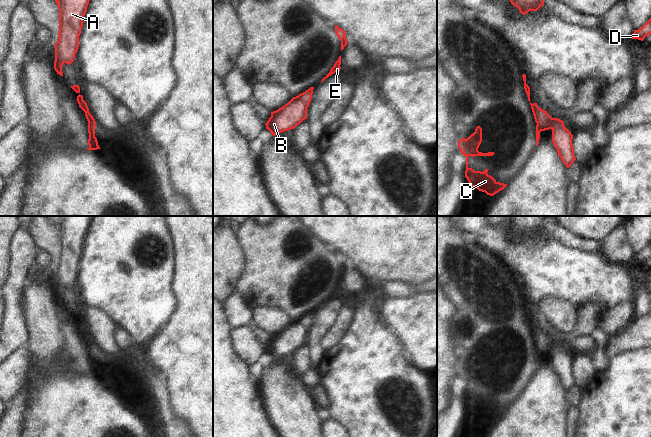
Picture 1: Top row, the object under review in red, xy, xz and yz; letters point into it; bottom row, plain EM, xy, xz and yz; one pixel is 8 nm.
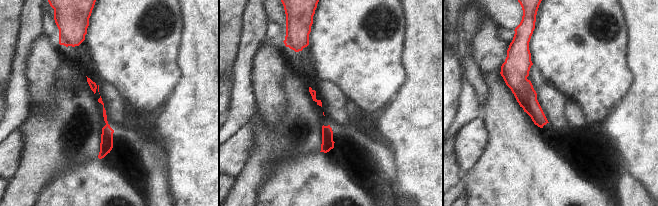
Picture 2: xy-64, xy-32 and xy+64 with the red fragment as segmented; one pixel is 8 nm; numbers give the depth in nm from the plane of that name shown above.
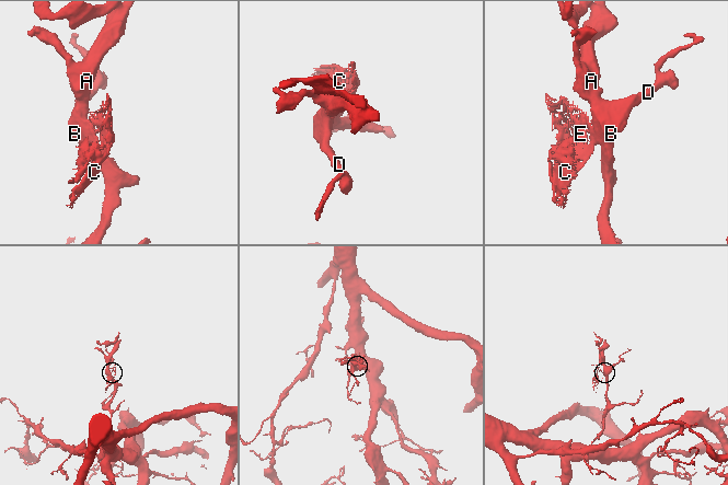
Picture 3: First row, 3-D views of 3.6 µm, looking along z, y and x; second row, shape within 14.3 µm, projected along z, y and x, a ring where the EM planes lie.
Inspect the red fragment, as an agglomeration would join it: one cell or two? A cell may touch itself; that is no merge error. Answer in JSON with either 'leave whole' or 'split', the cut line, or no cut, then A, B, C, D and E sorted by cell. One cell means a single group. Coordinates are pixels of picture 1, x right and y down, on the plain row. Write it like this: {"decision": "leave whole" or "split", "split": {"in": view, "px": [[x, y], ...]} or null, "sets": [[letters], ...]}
{"decision": "split", "split": {"in": "yz", "px": [[532, 328], [534, 338]]}, "sets": [["A", "B", "D"], ["C", "E"]]}

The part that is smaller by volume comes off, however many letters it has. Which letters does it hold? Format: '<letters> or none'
C, E.

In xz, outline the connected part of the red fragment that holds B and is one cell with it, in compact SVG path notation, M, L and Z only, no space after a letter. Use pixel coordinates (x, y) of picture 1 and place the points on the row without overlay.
M308 313L298 320L293 321L283 331L271 336L271 341L265 347L266 353L273 360L294 353L303 344L307 343L307 332L311 326L312 318L313 314Z

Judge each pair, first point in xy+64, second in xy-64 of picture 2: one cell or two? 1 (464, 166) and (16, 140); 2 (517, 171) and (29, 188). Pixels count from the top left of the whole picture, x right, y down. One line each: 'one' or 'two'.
1: one
2: two

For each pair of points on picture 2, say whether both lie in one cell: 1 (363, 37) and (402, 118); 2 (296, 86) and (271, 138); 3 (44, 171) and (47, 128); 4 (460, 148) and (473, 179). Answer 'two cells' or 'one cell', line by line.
1: two cells
2: one cell
3: one cell
4: two cells

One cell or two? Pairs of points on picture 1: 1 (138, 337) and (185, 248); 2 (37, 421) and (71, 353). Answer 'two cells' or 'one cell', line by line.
1: two cells
2: two cells

